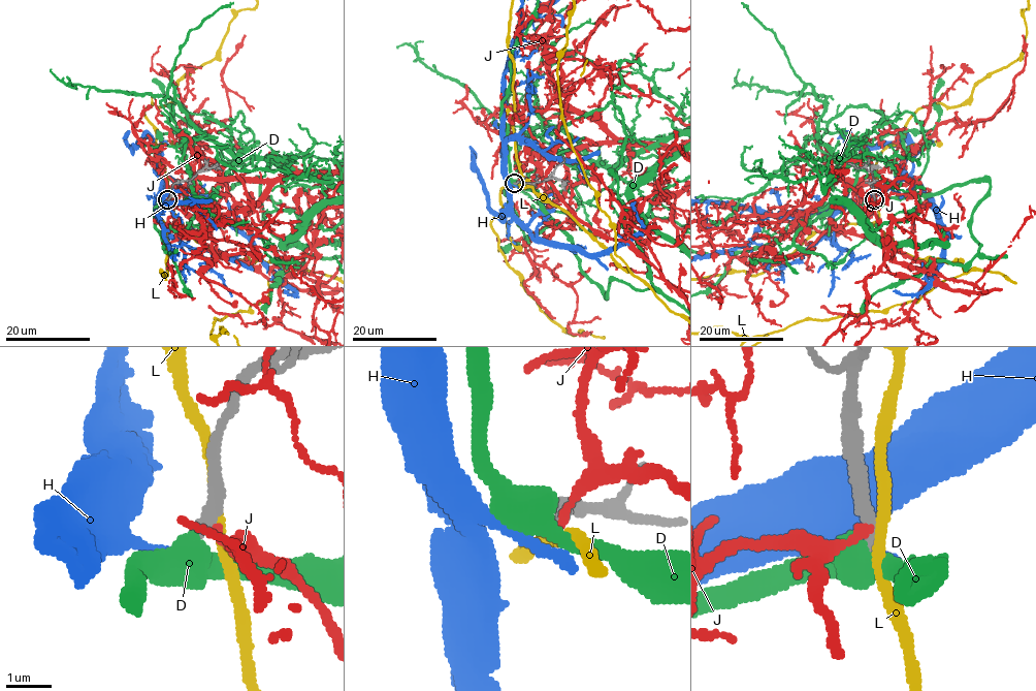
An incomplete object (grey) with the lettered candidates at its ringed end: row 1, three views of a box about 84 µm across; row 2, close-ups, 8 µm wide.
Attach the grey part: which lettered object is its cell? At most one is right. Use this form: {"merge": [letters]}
{"merge": ["H"]}

